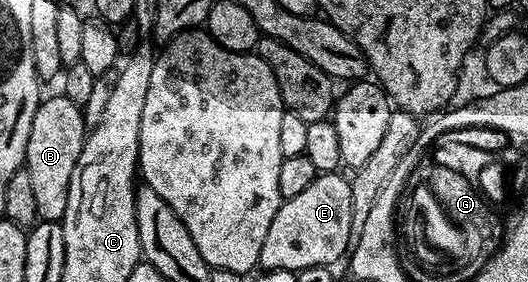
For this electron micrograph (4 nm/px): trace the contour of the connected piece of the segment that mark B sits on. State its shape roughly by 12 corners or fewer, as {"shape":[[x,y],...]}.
{"shape":[[39,102],[24,164],[39,216],[64,217],[87,134],[82,108]]}

